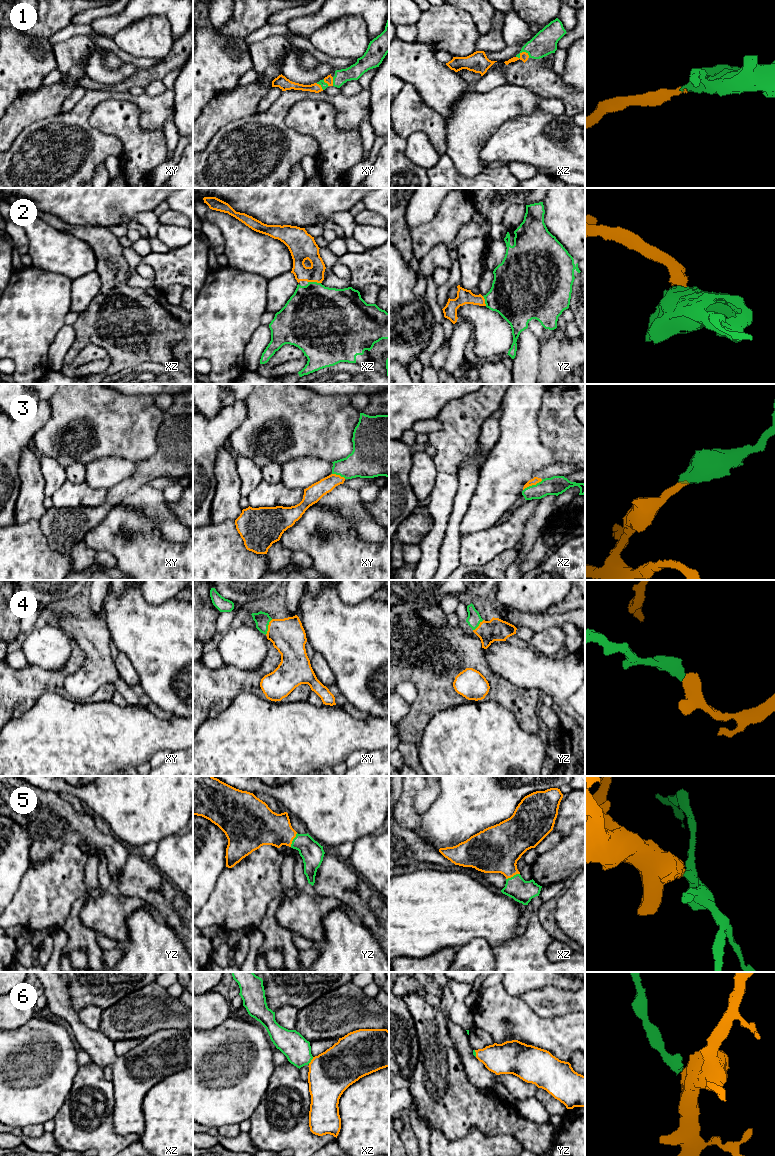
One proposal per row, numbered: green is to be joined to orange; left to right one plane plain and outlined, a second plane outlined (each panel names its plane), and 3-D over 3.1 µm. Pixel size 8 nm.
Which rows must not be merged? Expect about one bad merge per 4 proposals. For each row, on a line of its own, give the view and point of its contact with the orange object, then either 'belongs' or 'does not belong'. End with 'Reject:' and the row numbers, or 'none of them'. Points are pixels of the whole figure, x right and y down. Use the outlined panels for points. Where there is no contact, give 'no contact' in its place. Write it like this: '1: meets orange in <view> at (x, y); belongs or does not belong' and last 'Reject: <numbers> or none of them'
1: meets orange in xz at (522, 52); belongs
2: meets orange in xz at (314, 281); belongs
3: meets orange in xz at (532, 484); belongs
4: meets orange in xy at (268, 627); belongs
5: meets orange in yz at (292, 840); belongs
6: meets orange in xz at (311, 1060); belongs
Reject: none of them

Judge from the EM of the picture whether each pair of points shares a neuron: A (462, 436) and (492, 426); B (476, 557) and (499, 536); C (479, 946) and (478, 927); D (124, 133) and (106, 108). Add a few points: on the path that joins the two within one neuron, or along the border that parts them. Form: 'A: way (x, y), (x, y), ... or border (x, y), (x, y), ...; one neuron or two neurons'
A: border (490, 415), (480, 431), (481, 453); two neurons
B: way (482, 551), (493, 541); one neuron
C: border (491, 945), (483, 939), (471, 939), (457, 947); two neurons
D: way (124, 127), (112, 114); one neuron

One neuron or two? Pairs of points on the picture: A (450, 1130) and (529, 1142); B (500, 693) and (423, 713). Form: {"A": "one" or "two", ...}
{"A": "one", "B": "one"}

